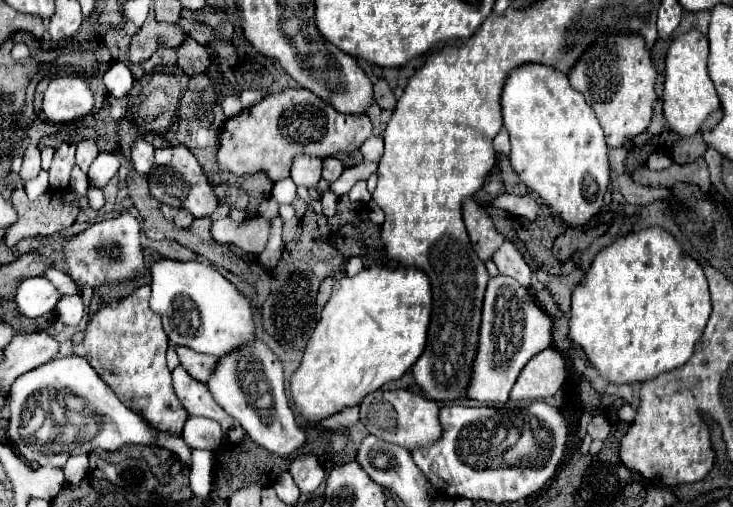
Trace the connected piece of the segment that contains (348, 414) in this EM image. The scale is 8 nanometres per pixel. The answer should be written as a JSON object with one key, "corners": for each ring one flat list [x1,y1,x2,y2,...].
{"corners":[[353,406,353,408,343,408,341,412,321,420,319,426,323,426,325,430,341,430,341,428,347,428,357,422,359,422,359,406]]}

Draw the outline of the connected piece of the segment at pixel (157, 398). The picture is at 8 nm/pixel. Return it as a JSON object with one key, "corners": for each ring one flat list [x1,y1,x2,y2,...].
{"corners":[[145,284,123,300,103,304,95,318,91,318,85,326,83,342,73,344,73,354,89,360,93,370,99,372,99,376,113,388,119,400,125,402,133,412,161,428,161,432,181,436,189,414,173,392,171,372,165,362,169,340,161,326,161,316,149,308,149,296,151,288]]}

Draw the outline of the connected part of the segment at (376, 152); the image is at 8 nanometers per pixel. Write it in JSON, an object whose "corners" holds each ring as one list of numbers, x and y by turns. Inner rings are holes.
{"corners":[[369,136,361,146,363,160,379,160,383,154,383,136]]}

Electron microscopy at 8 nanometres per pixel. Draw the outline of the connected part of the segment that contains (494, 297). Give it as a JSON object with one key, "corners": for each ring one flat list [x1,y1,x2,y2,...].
{"corners":[[499,274,491,278,483,298,479,348,477,360,473,360,473,376,469,376,467,398,479,402,507,402,525,364,535,354,551,346,551,326,551,318,535,304,531,290,521,288,517,280,509,276]]}

